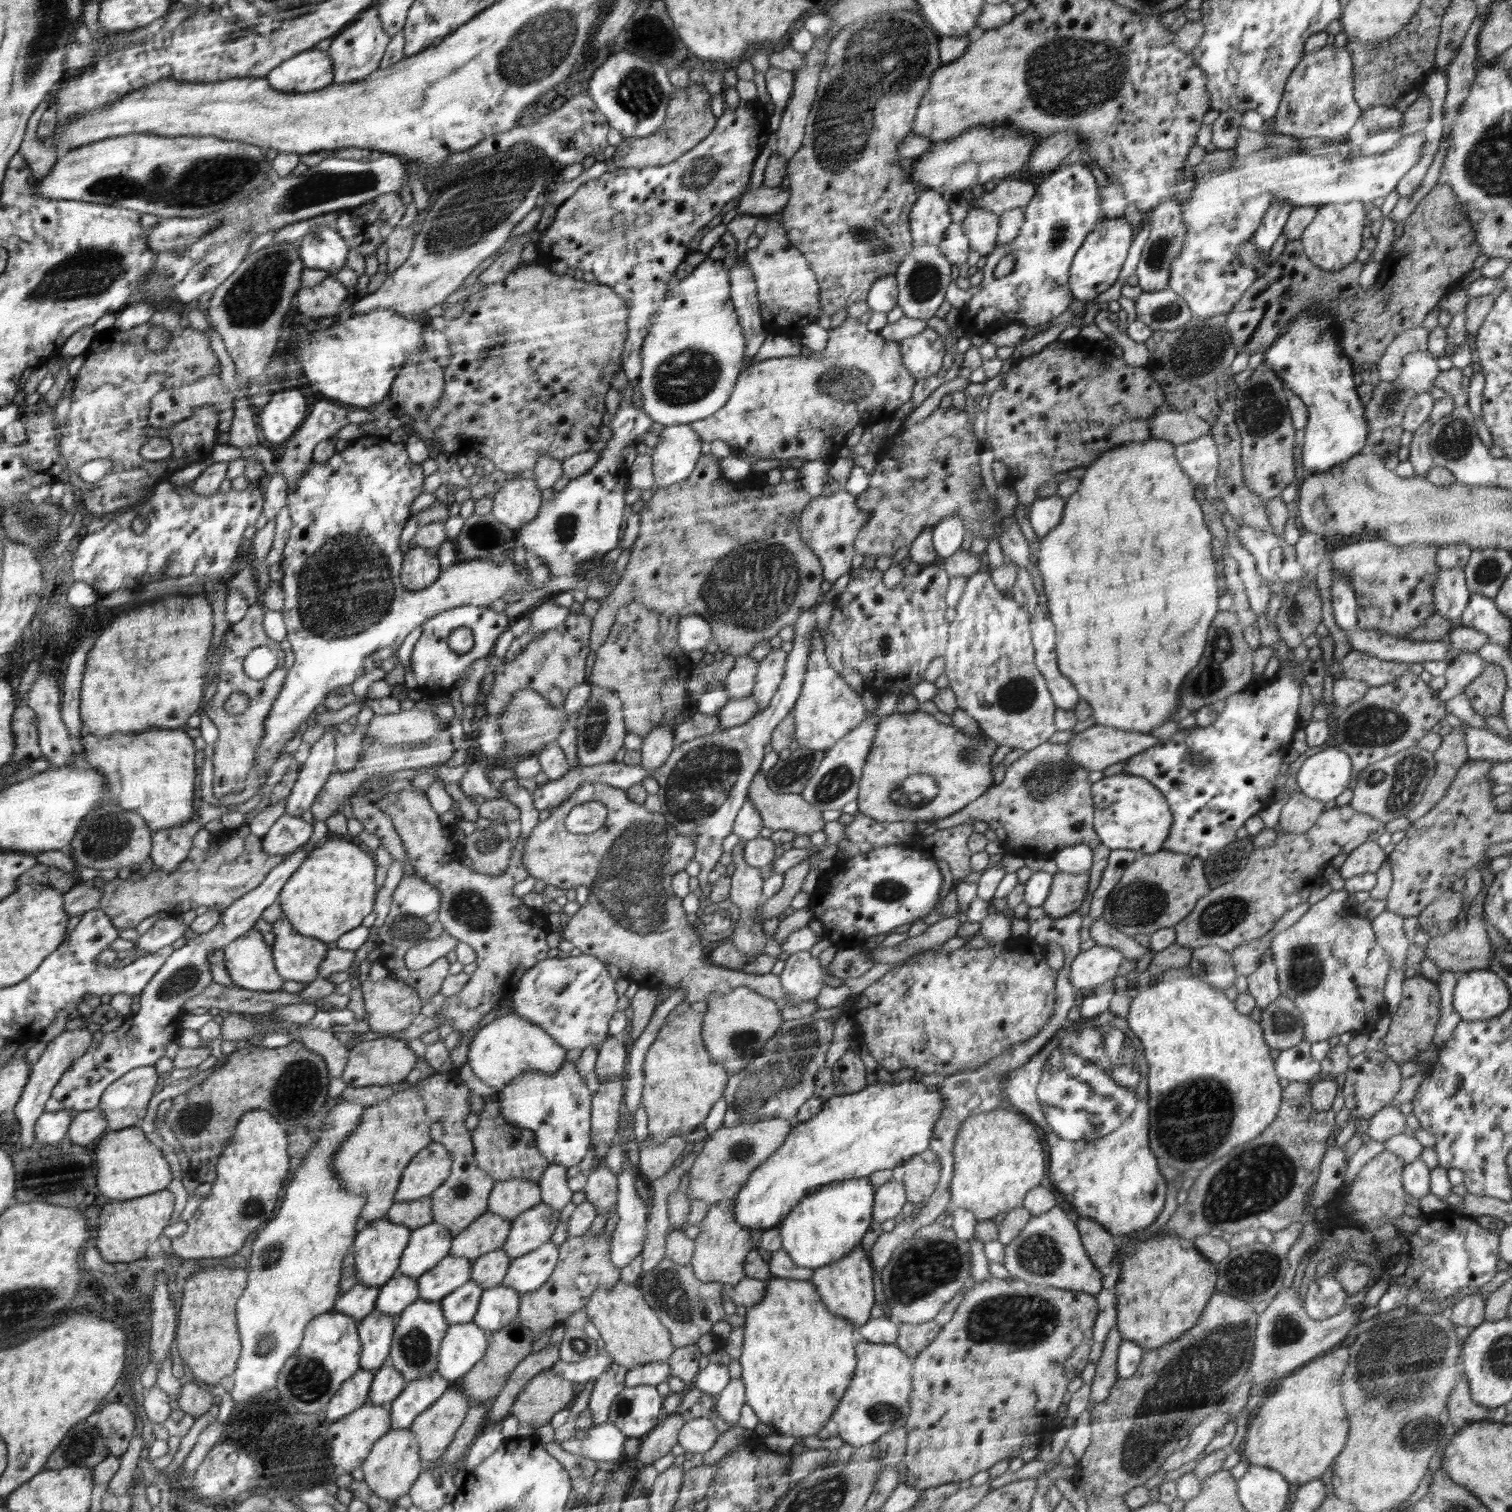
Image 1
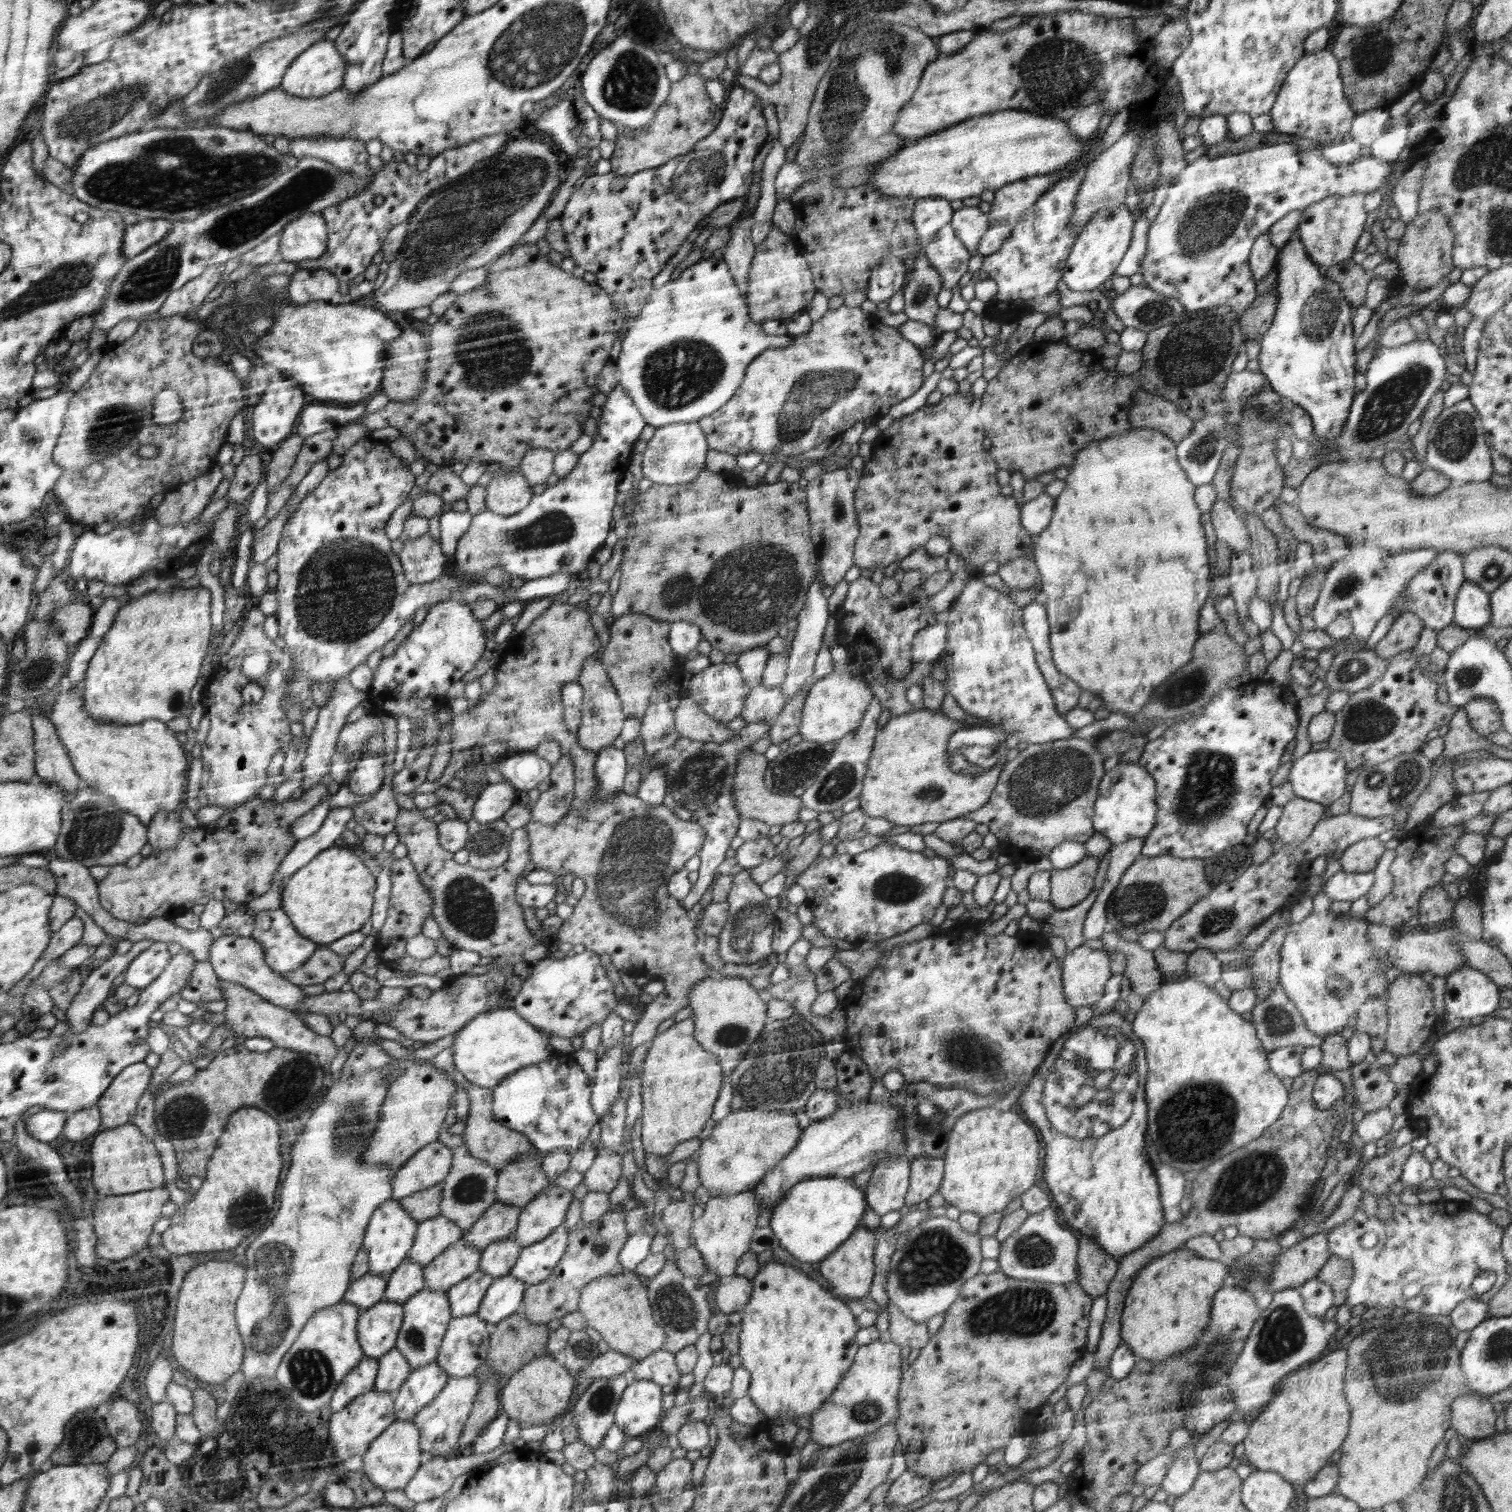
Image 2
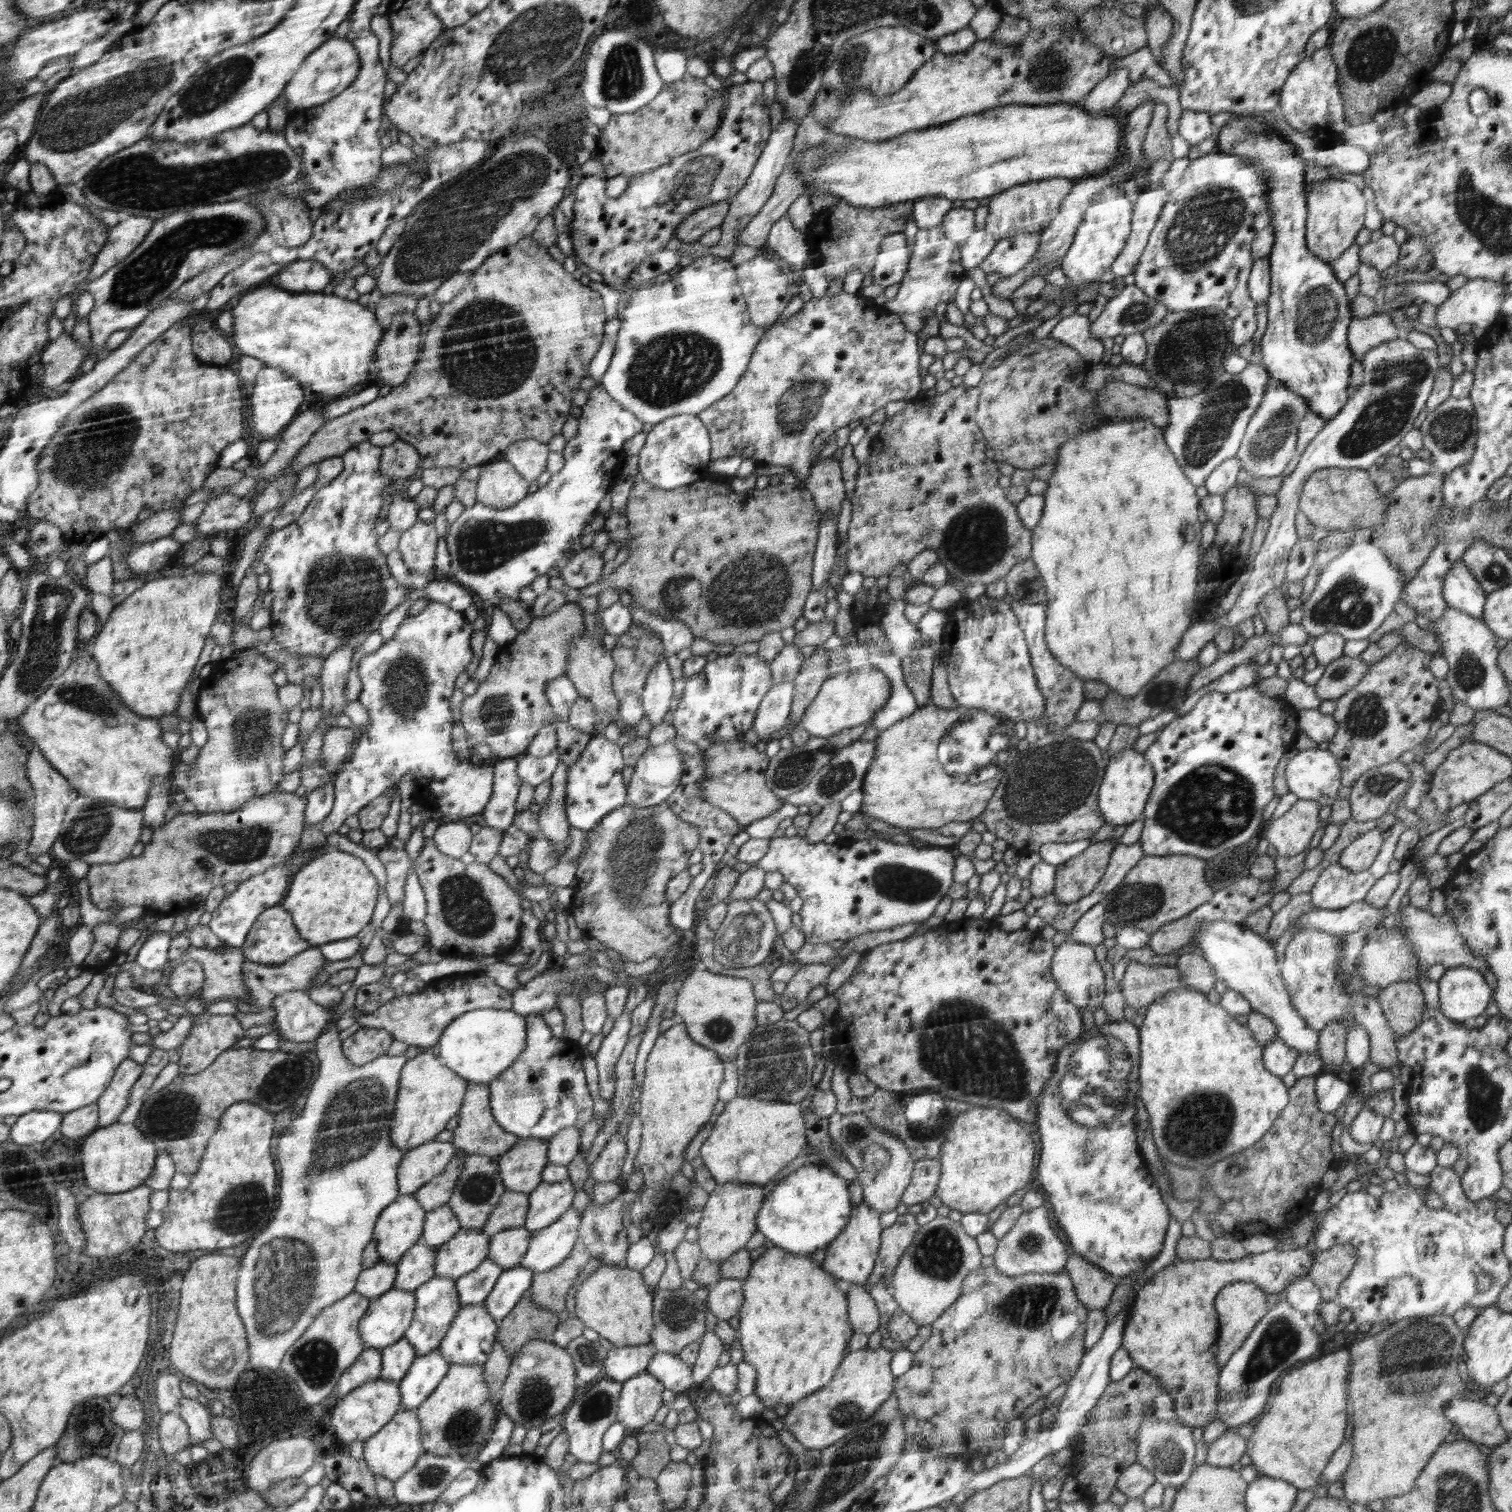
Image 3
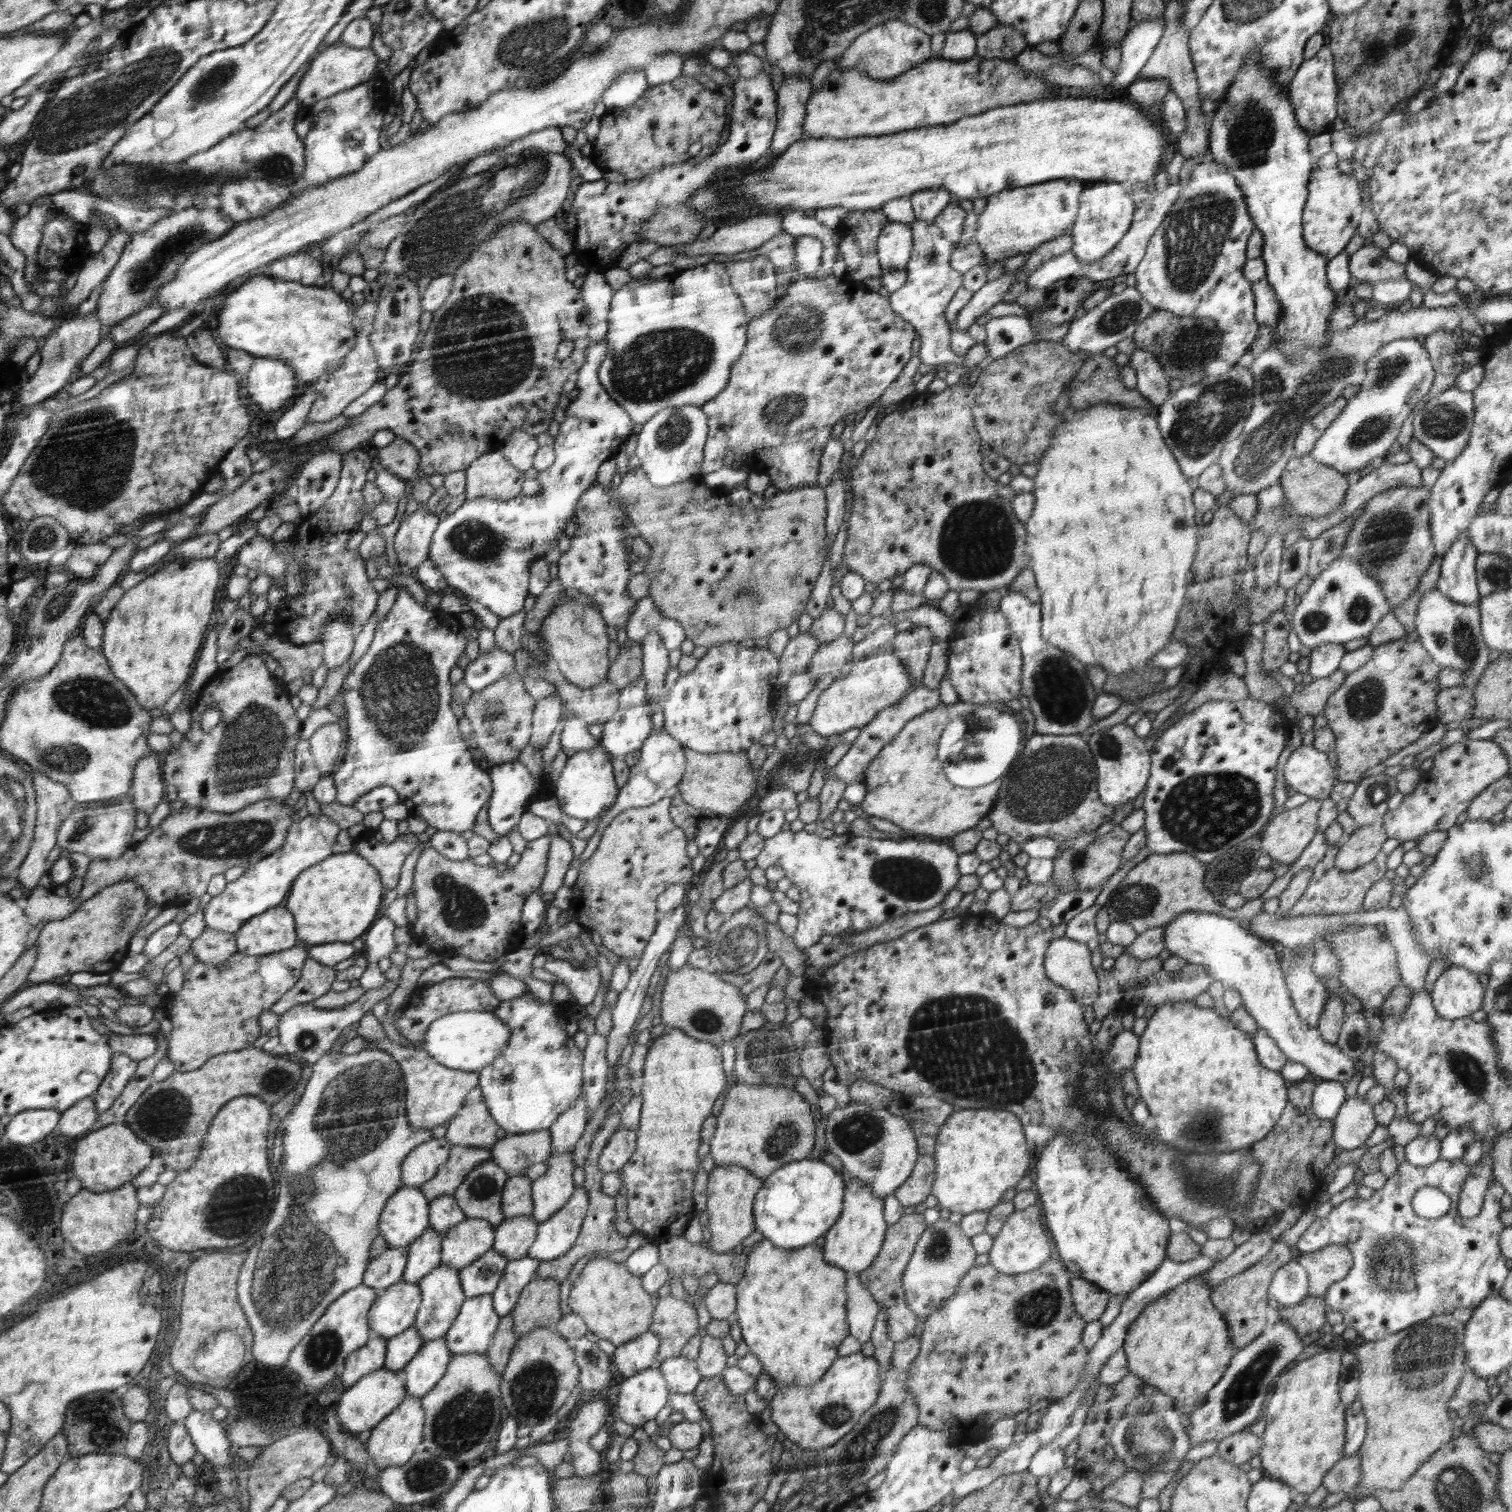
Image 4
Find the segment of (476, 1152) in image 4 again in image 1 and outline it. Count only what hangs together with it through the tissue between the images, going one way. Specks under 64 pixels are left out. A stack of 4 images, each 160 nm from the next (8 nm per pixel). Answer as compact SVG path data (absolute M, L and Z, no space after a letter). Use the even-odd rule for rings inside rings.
M422 1197L418 1201L395 1203L391 1206L387 1217L396 1224L411 1227L412 1232L421 1226L430 1225L434 1220L431 1198Z

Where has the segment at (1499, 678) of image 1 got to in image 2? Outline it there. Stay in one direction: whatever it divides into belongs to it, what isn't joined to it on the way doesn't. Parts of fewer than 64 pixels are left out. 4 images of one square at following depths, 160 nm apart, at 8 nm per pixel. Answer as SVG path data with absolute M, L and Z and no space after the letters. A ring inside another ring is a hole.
M1477 698L1462 708L1467 712L1470 726L1483 737L1503 729L1500 708L1493 698Z

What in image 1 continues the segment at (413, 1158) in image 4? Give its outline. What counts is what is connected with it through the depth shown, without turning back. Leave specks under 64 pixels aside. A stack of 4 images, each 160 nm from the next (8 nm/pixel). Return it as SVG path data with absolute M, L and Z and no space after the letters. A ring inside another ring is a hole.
M432 1142L404 1169L394 1195L395 1202L418 1201L430 1196L448 1178L451 1162L447 1148Z

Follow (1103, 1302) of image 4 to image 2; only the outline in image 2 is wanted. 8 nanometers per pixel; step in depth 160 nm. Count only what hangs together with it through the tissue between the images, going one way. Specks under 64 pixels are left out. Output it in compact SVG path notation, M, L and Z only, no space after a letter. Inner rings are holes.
M1080 1236L1079 1270L1081 1277L1078 1283L1092 1298L1105 1296L1109 1284L1116 1275L1119 1260L1110 1256L1099 1244L1084 1236Z

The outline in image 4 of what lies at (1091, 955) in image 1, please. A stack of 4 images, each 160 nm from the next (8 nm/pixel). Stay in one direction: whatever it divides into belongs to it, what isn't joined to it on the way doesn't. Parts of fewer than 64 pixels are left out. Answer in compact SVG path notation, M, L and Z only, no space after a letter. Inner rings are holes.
M1056 938L1047 950L1047 977L1070 990L1084 1006L1093 1005L1099 996L1099 982L1091 965L1091 949L1071 938Z

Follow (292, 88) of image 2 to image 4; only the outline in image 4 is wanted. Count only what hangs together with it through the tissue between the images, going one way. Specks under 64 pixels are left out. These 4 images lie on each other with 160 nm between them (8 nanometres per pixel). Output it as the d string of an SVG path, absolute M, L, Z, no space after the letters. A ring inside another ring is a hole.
M338 41L334 45L326 47L312 59L308 70L300 80L296 89L298 108L309 108L316 102L326 98L335 97L348 89L354 89L356 85L363 85L371 79L380 79L377 70L379 58L372 49L350 48Z

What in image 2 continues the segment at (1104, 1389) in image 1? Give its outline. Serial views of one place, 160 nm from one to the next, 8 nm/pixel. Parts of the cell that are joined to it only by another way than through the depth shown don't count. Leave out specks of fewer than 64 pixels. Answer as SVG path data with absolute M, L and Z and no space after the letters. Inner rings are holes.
M1302 1045L1285 1046L1277 1048L1276 1051L1268 1054L1268 1063L1270 1071L1278 1078L1293 1078L1292 1087L1288 1091L1288 1100L1280 1118L1270 1126L1263 1134L1250 1142L1248 1146L1234 1150L1232 1154L1227 1154L1203 1168L1199 1171L1198 1177L1193 1180L1193 1192L1191 1200L1192 1208L1188 1215L1184 1216L1172 1224L1165 1223L1162 1230L1144 1246L1138 1250L1124 1255L1119 1260L1119 1266L1109 1284L1107 1294L1107 1311L1105 1321L1102 1323L1101 1337L1095 1350L1095 1365L1098 1368L1104 1369L1108 1374L1108 1365L1112 1353L1118 1348L1121 1343L1121 1314L1125 1305L1125 1298L1130 1290L1133 1279L1140 1273L1142 1268L1148 1266L1154 1258L1160 1258L1162 1254L1168 1254L1178 1248L1191 1238L1196 1238L1200 1235L1214 1235L1218 1230L1223 1230L1227 1226L1236 1226L1238 1234L1242 1236L1250 1236L1257 1239L1277 1239L1282 1236L1287 1230L1295 1228L1295 1221L1300 1219L1307 1210L1305 1205L1307 1195L1310 1188L1315 1186L1320 1180L1320 1174L1326 1164L1327 1148L1332 1147L1333 1131L1339 1122L1338 1112L1334 1109L1320 1110L1316 1107L1313 1101L1313 1086L1319 1074L1316 1069L1308 1072L1303 1072L1302 1069L1302 1054L1304 1054L1305 1047Z

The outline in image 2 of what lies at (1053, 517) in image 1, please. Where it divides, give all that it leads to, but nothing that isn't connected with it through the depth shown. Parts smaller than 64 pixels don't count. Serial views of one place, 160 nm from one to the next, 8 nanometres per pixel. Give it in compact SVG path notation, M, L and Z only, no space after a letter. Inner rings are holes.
M1048 494L1030 499L1021 508L1023 528L1033 536L1042 533L1054 515L1055 498Z

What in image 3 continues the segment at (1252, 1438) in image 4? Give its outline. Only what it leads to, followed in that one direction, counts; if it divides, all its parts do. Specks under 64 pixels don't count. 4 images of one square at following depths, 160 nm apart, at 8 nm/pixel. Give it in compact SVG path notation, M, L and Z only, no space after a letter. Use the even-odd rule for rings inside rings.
M1226 1430L1218 1439L1208 1446L1206 1464L1212 1466L1231 1467L1244 1456L1247 1439L1234 1431Z

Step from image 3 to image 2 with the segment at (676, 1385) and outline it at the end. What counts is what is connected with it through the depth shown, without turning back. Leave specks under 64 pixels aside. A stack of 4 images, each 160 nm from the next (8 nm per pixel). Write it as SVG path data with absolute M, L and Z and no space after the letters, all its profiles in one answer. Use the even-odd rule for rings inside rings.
M663 1348L636 1361L632 1369L636 1380L649 1380L660 1386L677 1383L682 1375L675 1361L675 1353Z

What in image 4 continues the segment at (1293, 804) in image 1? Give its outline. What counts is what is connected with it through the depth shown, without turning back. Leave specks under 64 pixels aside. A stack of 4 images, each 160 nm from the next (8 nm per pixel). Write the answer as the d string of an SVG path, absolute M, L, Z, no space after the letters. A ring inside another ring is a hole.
M1309 799L1274 817L1261 838L1261 851L1282 864L1294 864L1318 832L1321 801Z

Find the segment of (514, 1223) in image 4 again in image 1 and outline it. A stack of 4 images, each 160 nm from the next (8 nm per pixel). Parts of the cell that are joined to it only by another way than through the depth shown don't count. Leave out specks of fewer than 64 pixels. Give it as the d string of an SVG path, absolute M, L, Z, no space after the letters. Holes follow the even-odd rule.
M503 1248L483 1254L482 1257L472 1260L474 1267L471 1270L471 1281L483 1287L484 1292L500 1285L510 1269L511 1261L512 1259Z

